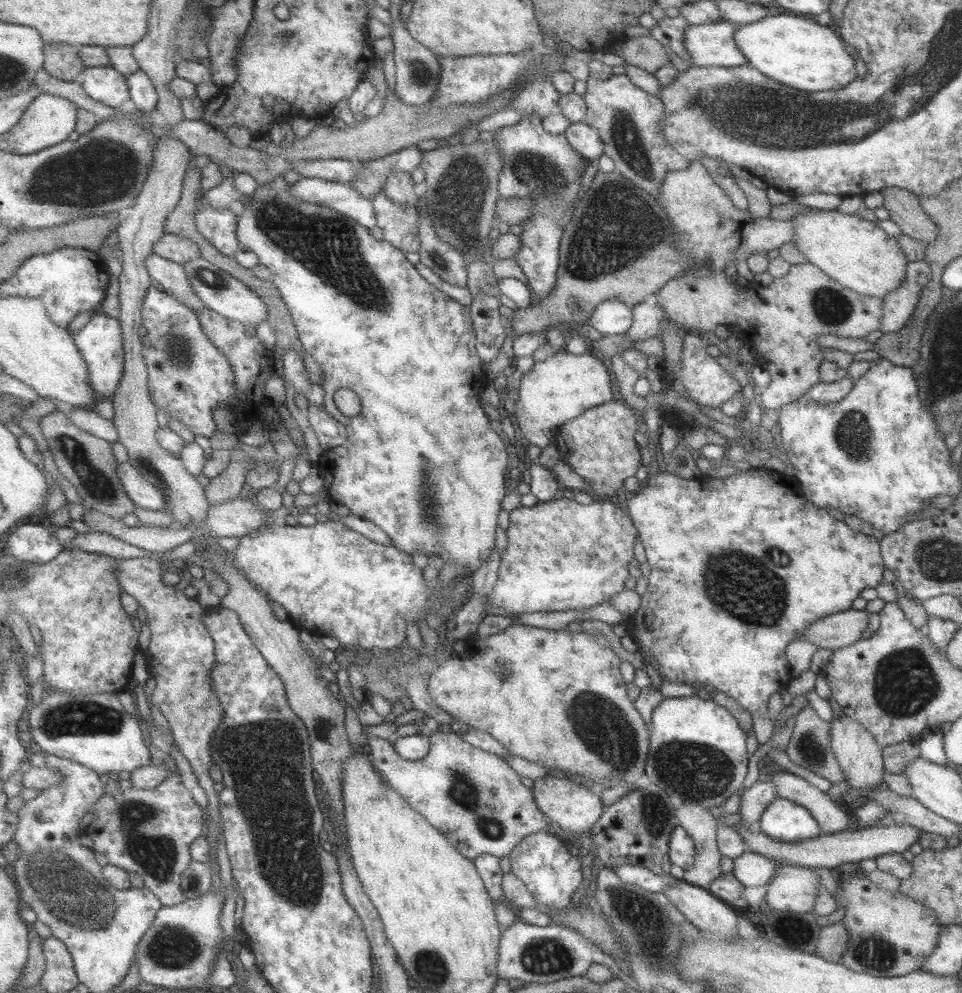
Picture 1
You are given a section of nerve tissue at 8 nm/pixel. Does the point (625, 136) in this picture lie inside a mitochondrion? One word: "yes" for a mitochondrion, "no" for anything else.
yes

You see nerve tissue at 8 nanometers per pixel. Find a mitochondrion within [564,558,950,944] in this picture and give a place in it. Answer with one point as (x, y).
(604, 728)

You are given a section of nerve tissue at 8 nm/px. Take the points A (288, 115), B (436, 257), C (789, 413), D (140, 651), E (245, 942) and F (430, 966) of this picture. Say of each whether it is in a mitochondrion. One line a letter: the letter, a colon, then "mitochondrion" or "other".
A: other
B: mitochondrion
C: other
D: other
E: other
F: mitochondrion

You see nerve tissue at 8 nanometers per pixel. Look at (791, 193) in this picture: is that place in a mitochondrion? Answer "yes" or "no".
no

